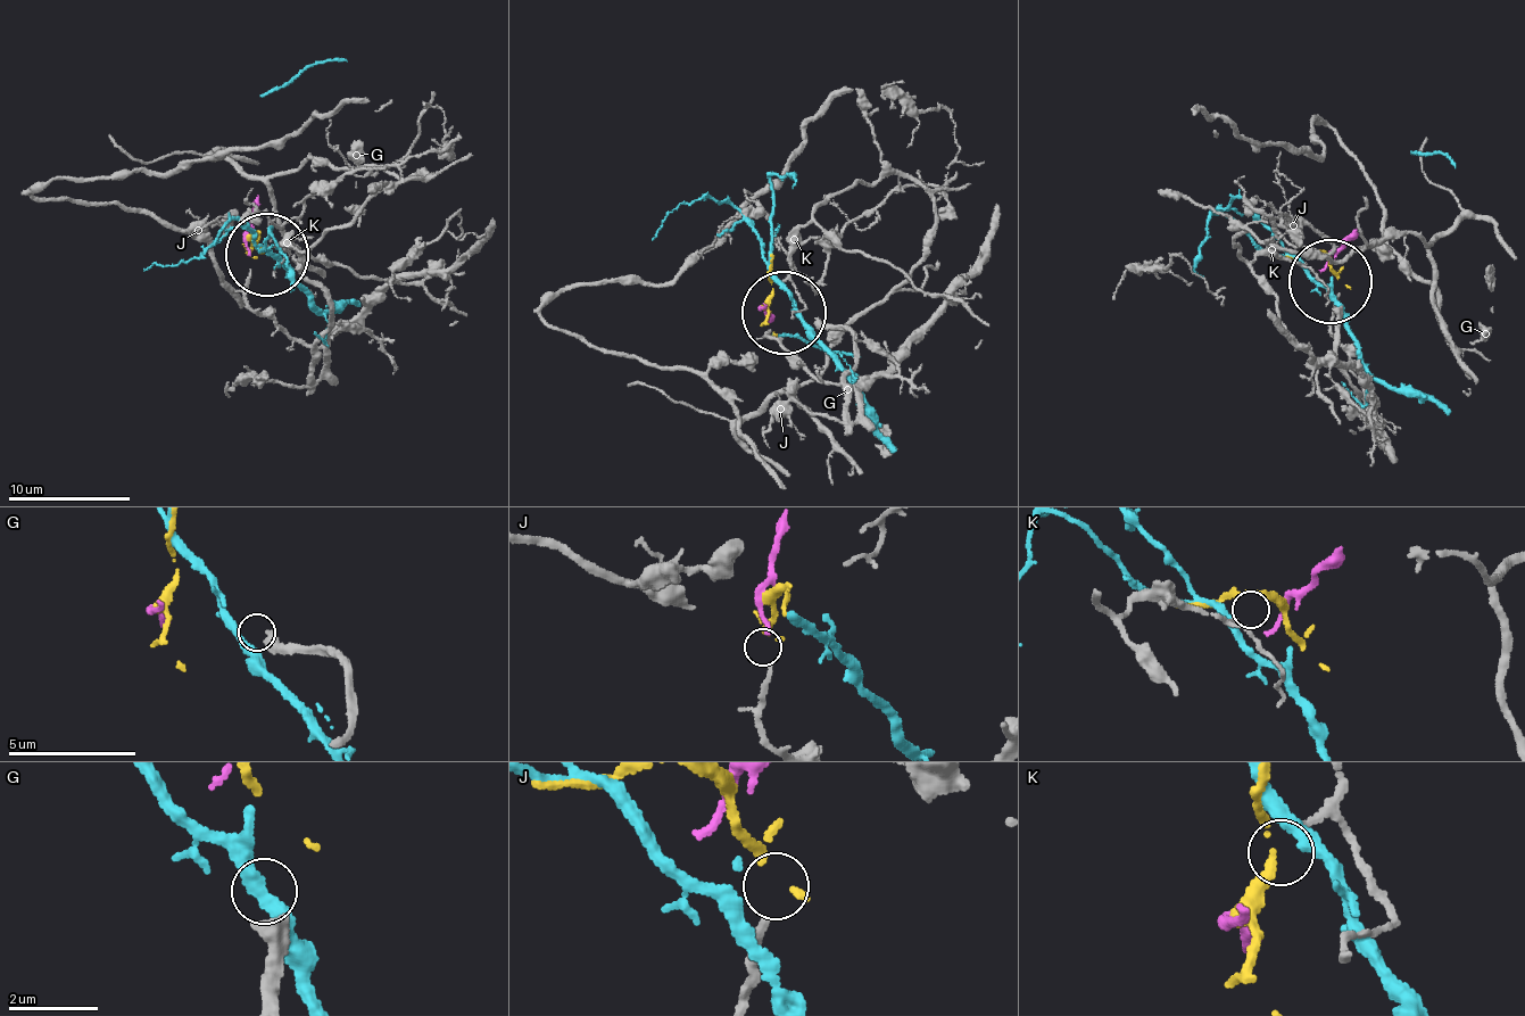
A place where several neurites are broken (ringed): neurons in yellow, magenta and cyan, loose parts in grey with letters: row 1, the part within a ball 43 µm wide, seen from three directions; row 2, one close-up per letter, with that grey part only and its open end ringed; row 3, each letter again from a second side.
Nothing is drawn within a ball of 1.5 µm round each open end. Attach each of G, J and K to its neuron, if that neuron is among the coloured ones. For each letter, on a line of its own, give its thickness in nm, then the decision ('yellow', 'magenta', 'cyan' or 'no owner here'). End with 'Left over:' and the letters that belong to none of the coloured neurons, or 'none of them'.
G: 400 nm | no owner here
J: 180 nm | no owner here
K: 110 nm | no owner here
Left over: G, J, K

